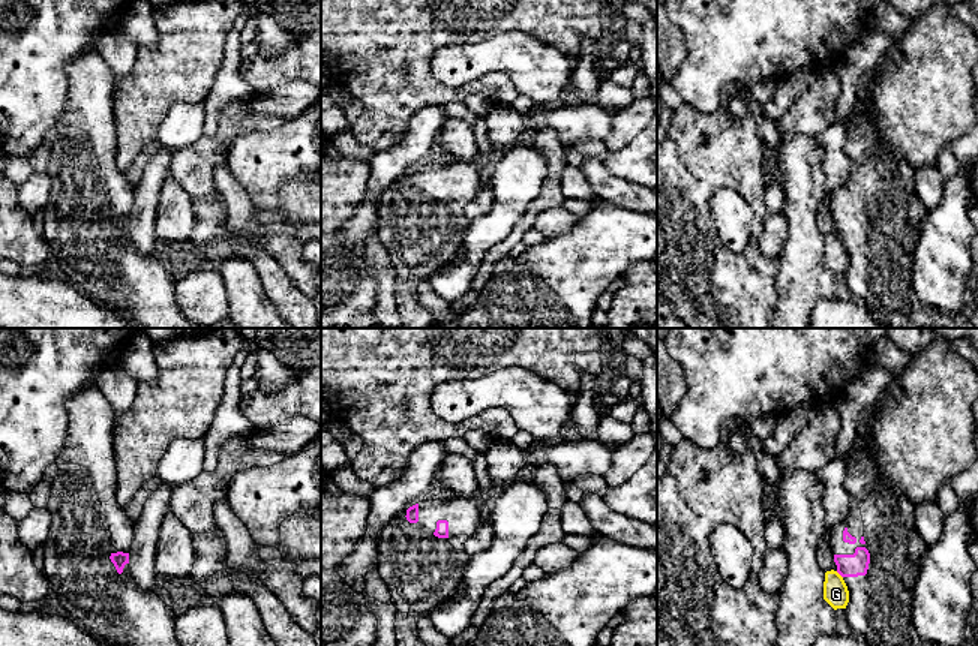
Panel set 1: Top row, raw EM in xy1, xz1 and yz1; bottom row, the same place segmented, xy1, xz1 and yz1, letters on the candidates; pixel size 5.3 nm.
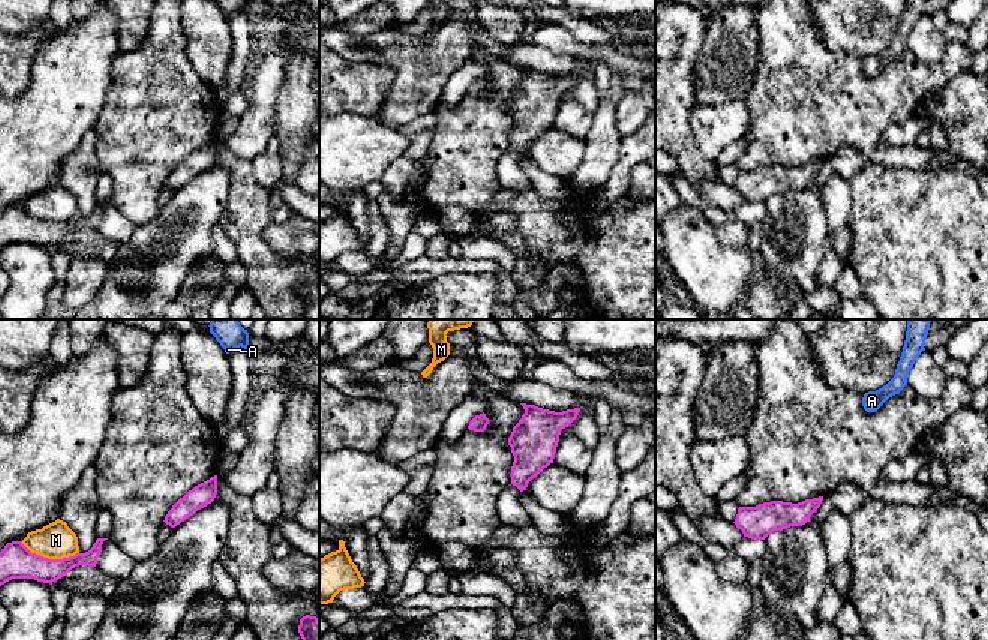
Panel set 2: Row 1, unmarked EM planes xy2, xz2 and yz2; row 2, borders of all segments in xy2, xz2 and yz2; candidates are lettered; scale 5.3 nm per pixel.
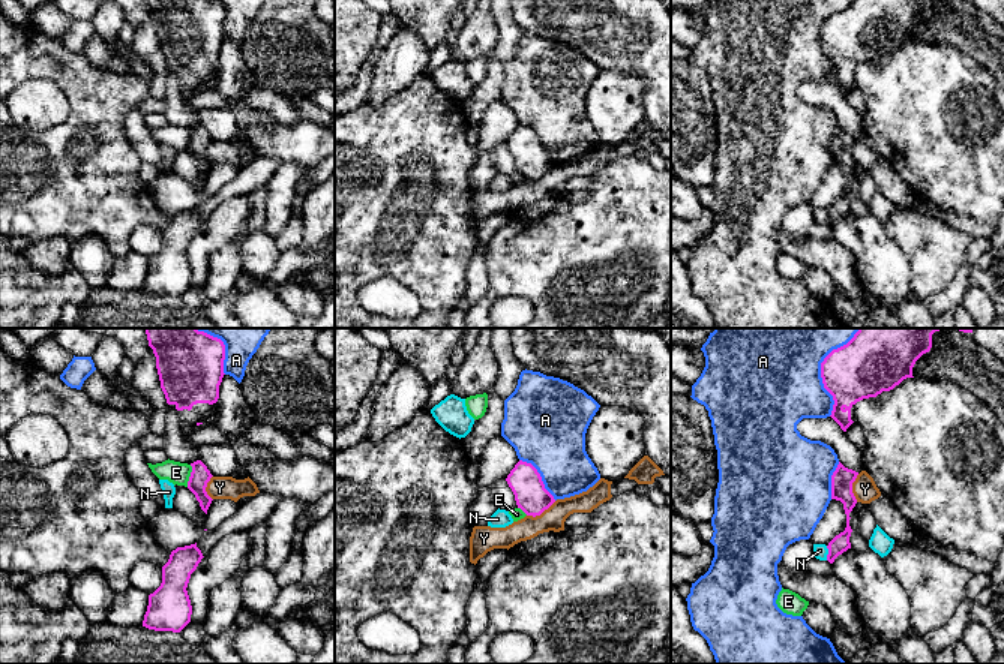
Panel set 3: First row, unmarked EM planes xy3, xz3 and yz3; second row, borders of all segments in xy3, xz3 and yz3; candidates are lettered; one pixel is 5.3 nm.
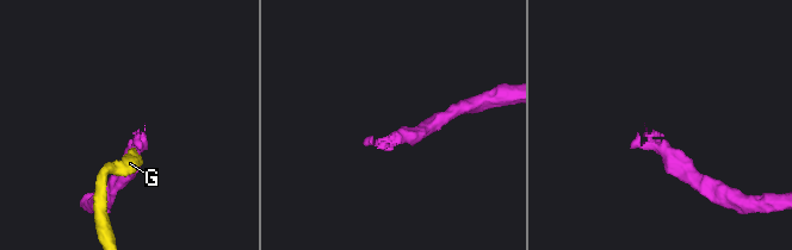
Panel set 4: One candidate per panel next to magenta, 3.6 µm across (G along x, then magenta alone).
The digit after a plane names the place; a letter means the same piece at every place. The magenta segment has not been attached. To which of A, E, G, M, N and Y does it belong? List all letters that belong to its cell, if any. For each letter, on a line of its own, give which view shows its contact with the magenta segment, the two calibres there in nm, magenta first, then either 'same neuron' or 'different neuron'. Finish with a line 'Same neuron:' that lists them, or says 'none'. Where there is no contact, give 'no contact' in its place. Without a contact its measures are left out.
A: meets magenta in yz3; 320 nm thick on the magenta side, 480 nm on the other; different neuron
E: meets magenta in xy3; 110 nm thick on the magenta side, 120 nm on the other; different neuron
G: meets magenta in yz1; 130 nm thick on the magenta side, 140 nm on the other; different neuron
M: meets magenta in xy2; 180 nm thick on the magenta side, 190 nm on the other; different neuron
N: meets magenta in yz3; 100 nm thick on the magenta side, 80 nm on the other; different neuron
Y: meets magenta in xz3; 170 nm thick on the magenta side, 130 nm on the other; different neuron
Same neuron: none

